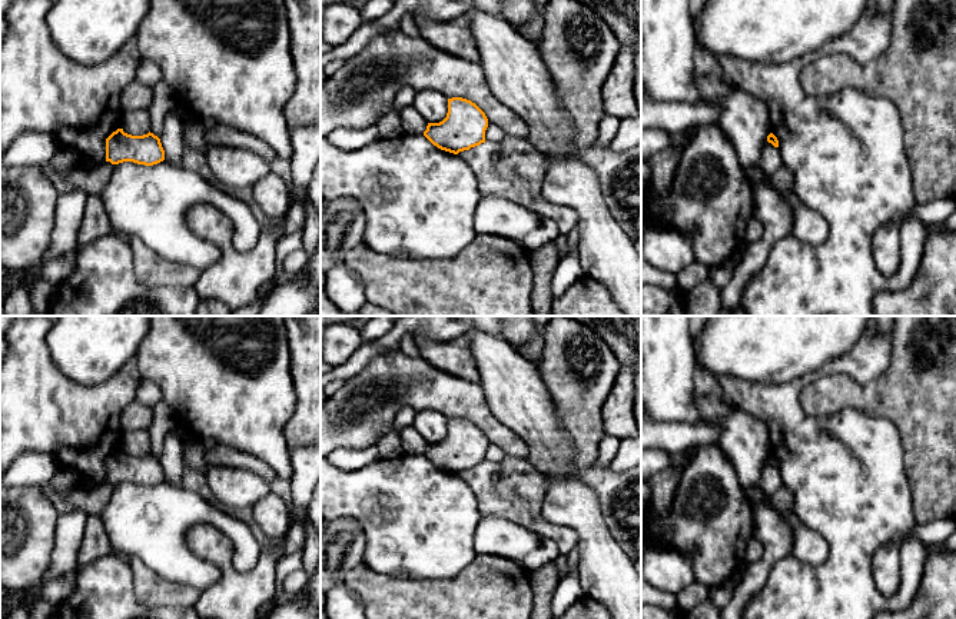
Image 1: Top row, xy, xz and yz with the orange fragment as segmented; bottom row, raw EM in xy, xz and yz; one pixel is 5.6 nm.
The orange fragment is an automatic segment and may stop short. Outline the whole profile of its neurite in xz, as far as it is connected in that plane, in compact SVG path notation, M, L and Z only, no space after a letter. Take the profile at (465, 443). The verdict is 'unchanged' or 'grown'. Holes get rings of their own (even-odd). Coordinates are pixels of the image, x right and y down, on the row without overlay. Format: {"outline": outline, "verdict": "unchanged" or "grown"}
{"outline": "M448 419L447 437L439 443L428 443L424 456L438 469L458 475L485 463L488 439L471 420Z", "verdict": "unchanged"}

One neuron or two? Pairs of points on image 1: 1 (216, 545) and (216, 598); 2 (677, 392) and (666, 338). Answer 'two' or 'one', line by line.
1: one
2: one

